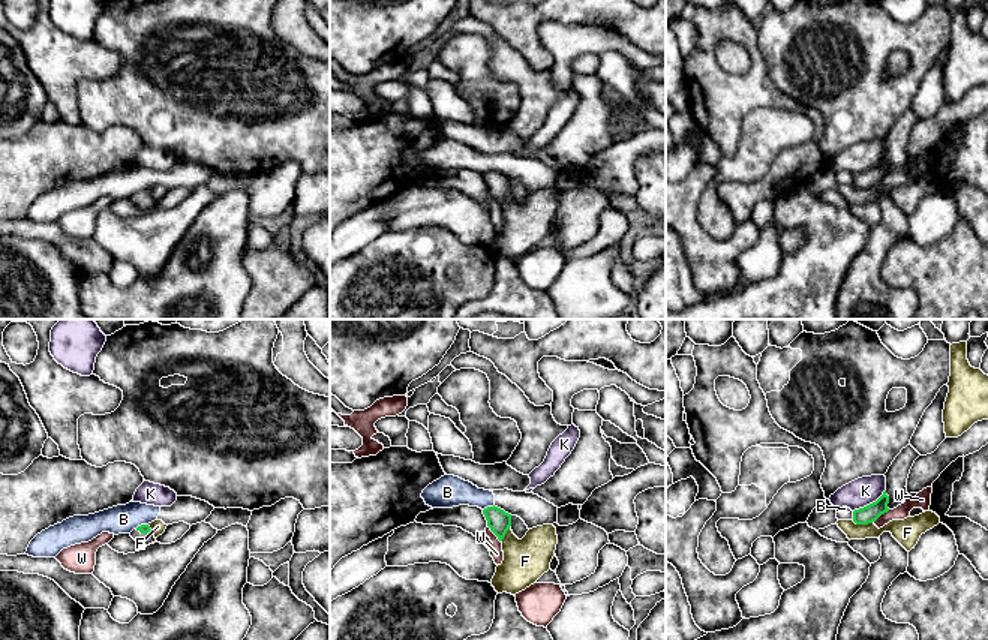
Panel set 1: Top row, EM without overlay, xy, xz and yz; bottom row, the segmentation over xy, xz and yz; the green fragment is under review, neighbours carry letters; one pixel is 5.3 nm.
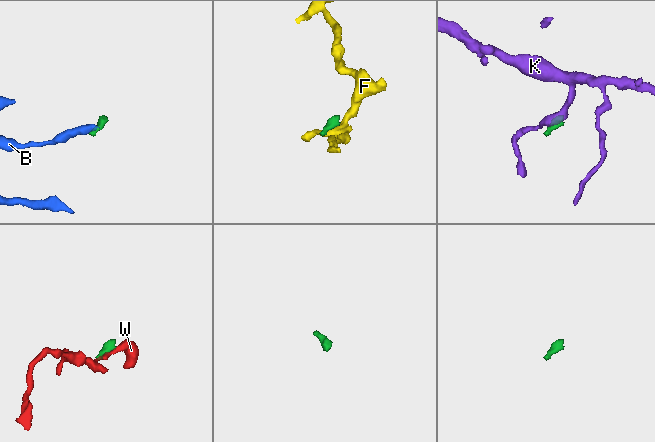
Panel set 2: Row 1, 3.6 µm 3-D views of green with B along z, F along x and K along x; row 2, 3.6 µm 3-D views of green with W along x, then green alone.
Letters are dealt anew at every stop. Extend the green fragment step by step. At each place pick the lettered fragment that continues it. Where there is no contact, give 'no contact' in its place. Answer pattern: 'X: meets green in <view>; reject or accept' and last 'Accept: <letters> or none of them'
B: meets green in xz; reject
F: meets green in yz; reject
K: meets green in yz; reject
W: meets green in yz; reject
Accept: none of them

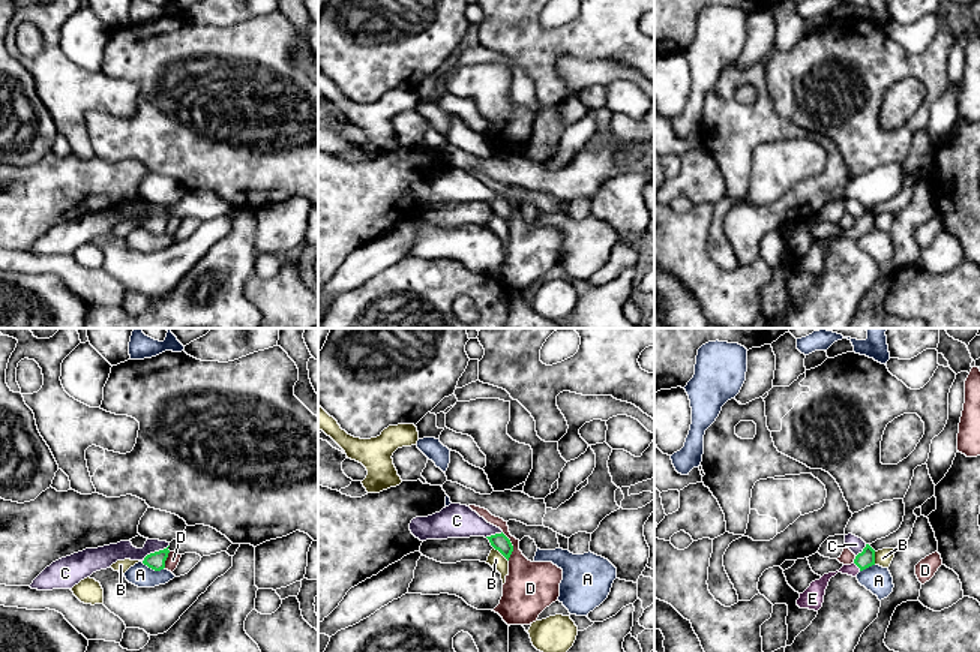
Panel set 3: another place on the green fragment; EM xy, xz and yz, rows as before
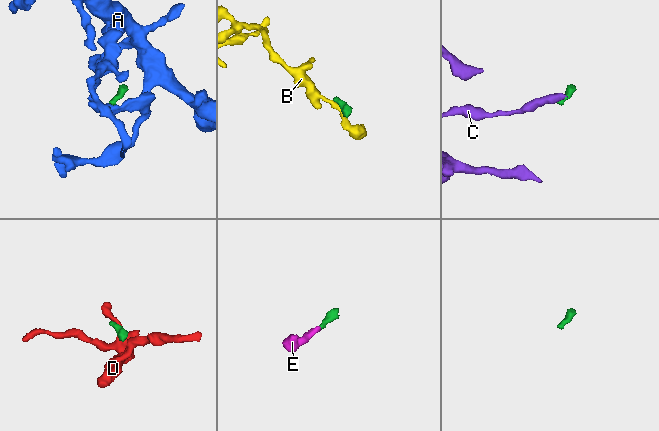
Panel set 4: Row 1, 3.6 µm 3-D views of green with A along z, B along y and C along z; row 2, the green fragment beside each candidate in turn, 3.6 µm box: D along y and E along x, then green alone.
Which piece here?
A: meets green in xy; reject
B: meets green in xz; reject
C: meets green in xy; reject
D: meets green in xz; reject
E: meets green in yz; accept
Accept: E

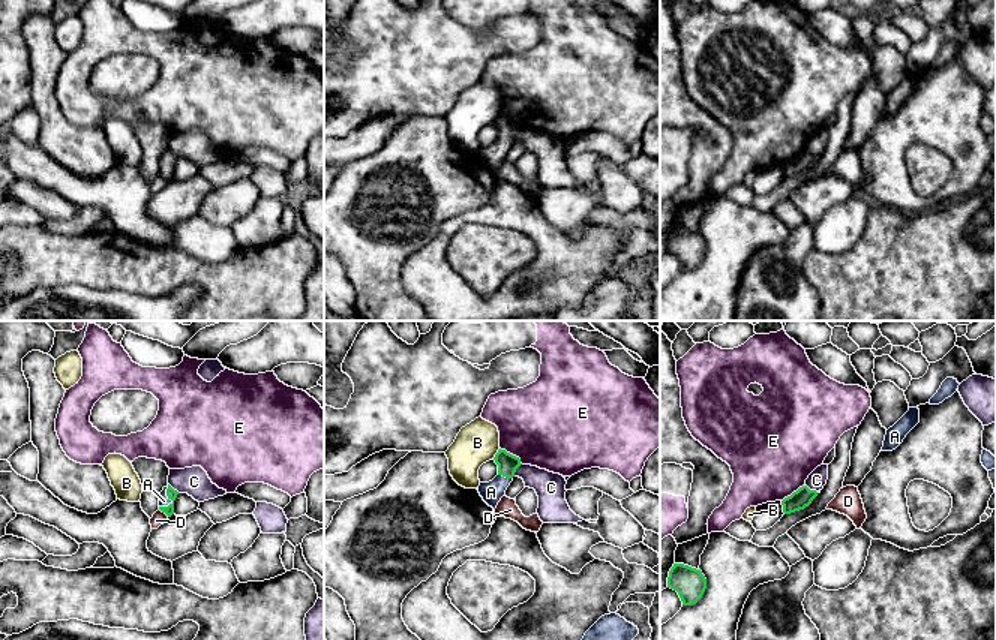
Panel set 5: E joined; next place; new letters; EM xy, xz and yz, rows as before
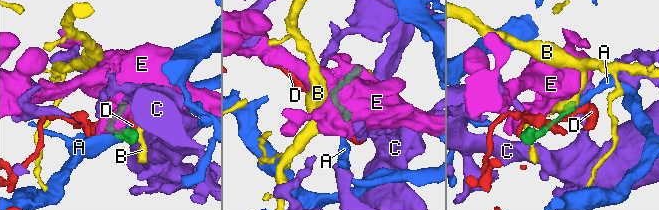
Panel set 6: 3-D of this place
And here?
A: meets green in xy; accept
B: meets green in xz; reject
C: meets green in xz; reject
D: meets green in xy; reject
E: meets green in xz; reject
Accept: A

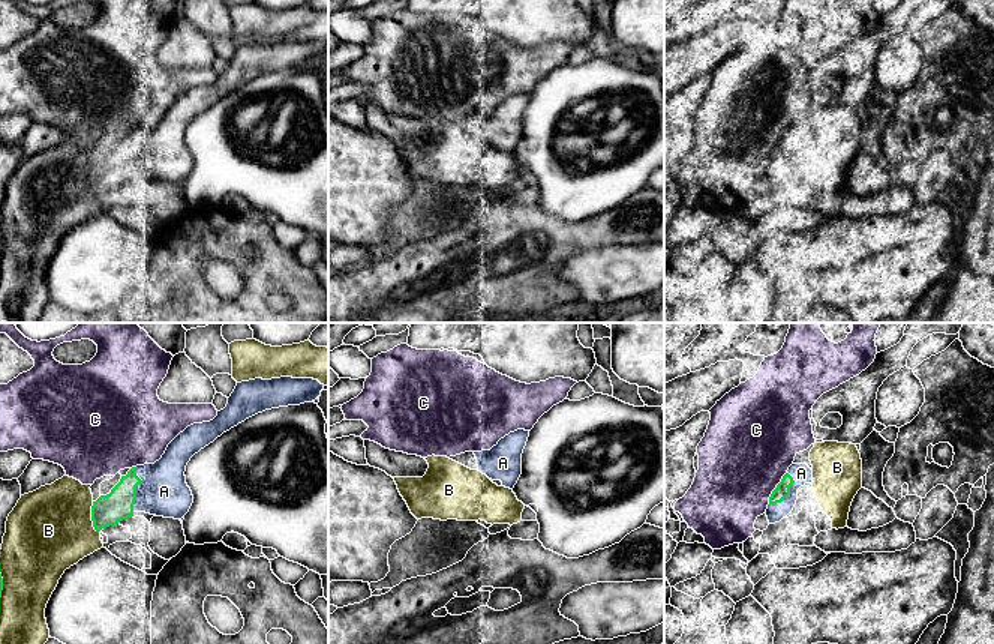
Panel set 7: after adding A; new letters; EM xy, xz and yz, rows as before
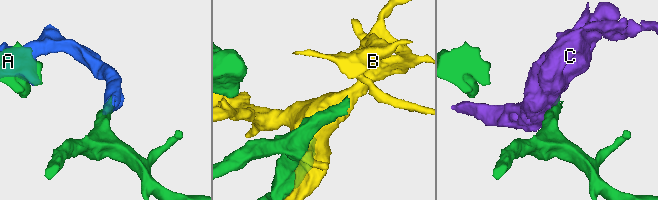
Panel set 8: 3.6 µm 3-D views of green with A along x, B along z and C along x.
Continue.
A: meets green in xy; accept
B: meets green in xy; reject
C: meets green in yz; reject
Accept: A

